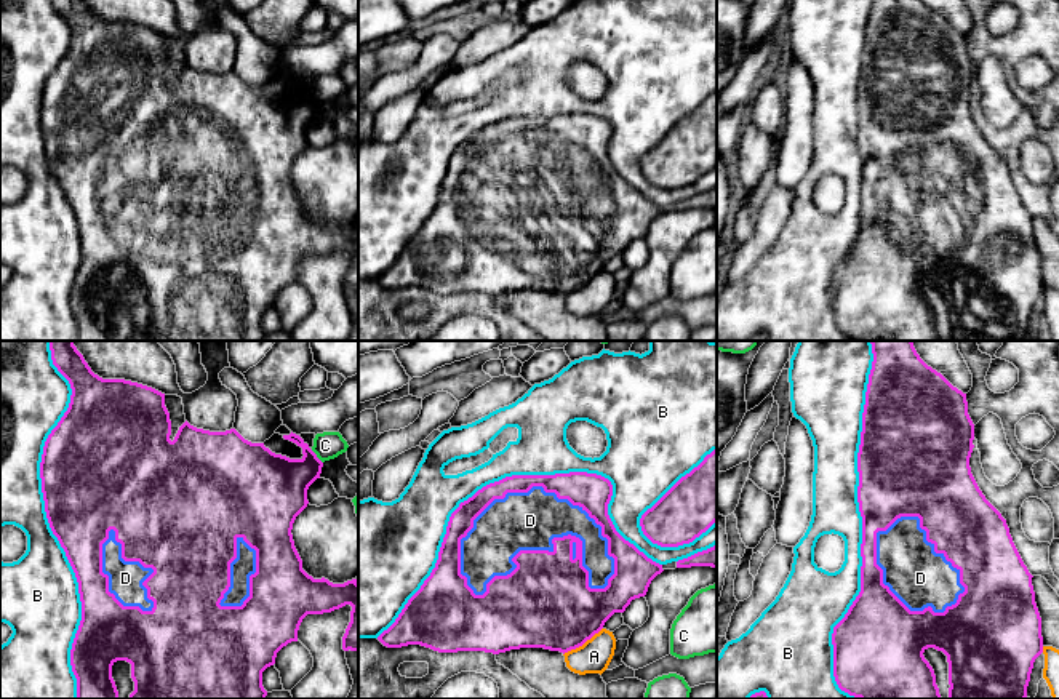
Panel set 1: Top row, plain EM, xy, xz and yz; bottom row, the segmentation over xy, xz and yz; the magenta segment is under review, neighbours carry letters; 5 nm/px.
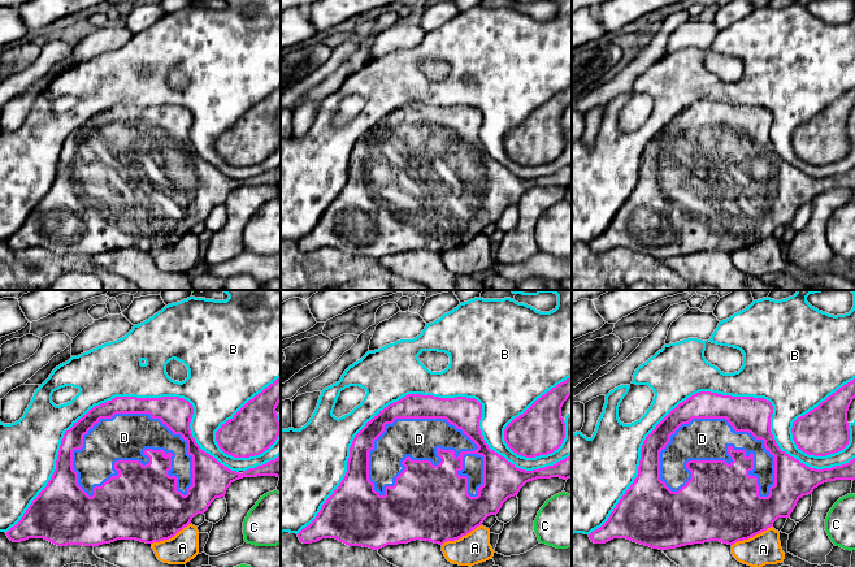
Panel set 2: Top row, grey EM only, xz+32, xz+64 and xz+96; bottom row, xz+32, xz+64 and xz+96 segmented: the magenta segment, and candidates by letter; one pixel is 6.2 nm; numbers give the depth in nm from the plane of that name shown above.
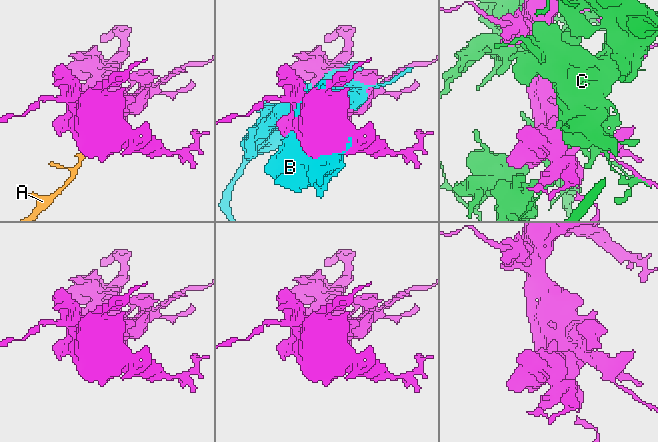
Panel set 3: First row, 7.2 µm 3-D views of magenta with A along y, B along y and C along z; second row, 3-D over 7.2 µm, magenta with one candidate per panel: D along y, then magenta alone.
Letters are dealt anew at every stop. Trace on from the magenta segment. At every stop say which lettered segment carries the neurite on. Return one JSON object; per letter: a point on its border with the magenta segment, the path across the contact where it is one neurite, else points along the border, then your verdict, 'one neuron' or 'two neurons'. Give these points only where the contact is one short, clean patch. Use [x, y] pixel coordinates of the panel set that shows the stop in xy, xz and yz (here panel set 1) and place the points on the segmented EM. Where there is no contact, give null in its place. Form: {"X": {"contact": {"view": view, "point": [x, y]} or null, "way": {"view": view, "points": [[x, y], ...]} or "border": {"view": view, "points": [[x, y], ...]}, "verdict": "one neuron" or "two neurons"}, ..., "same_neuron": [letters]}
{"A": {"contact": {"view": "xz", "point": [583, 643]}, "verdict": "two neurons"}, "B": {"contact": {"view": "xz", "point": [514, 475]}, "verdict": "two neurons"}, "C": {"contact": {"view": "xy", "point": [315, 456]}, "verdict": "two neurons"}, "D": {"contact": {"view": "xz", "point": [527, 491]}, "verdict": "one neuron"}, "same_neuron": ["D"]}

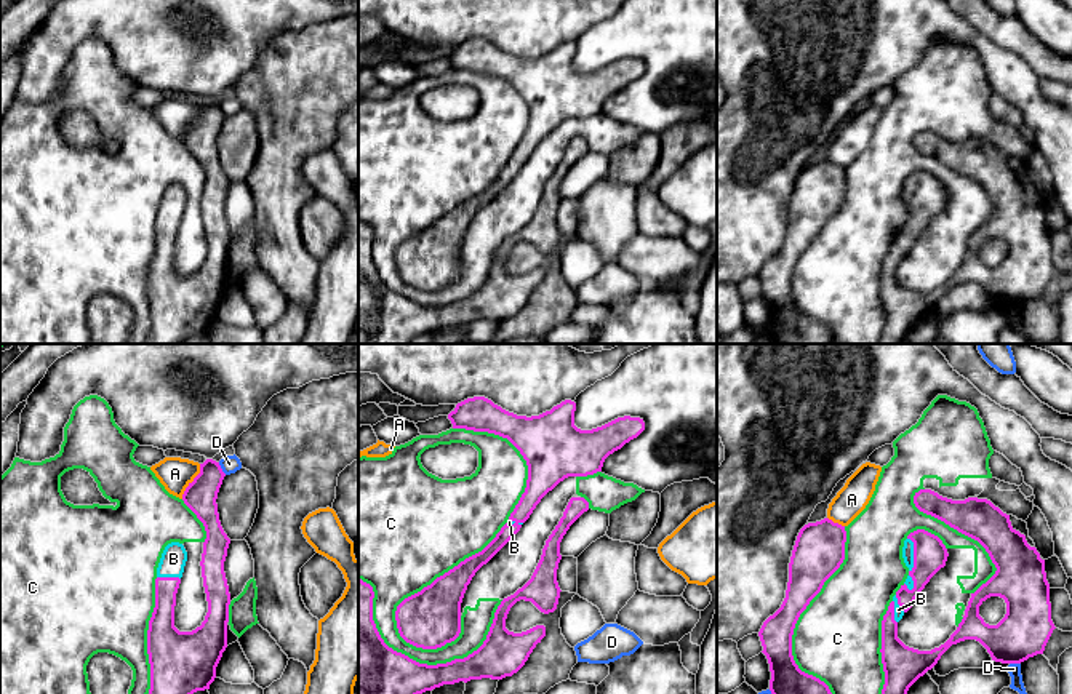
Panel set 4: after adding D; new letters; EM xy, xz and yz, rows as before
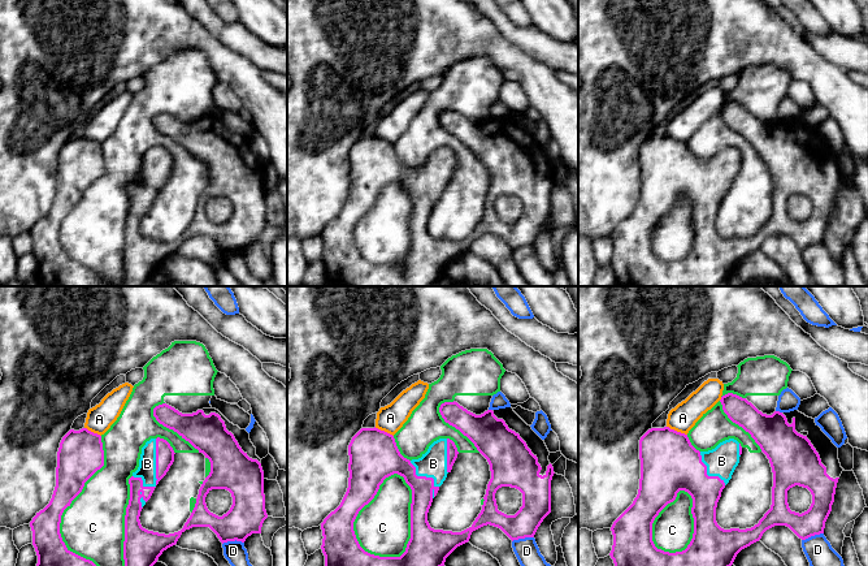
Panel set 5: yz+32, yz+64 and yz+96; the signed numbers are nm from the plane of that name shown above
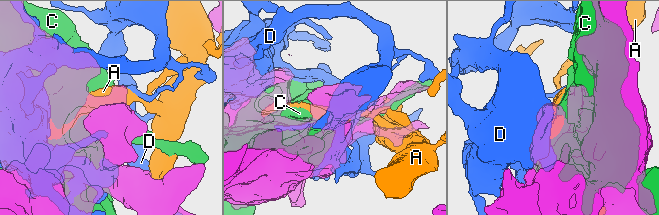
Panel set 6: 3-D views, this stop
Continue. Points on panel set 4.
{"A": {"contact": {"view": "xy", "point": [192, 482]}, "verdict": "two neurons"}, "B": {"contact": {"view": "yz", "point": [893, 610]}, "verdict": "one neuron"}, "C": {"contact": {"view": "xz", "point": [436, 579]}, "verdict": "two neurons"}, "D": {"contact": {"view": "xy", "point": [221, 469]}, "verdict": "two neurons"}, "same_neuron": ["B"]}

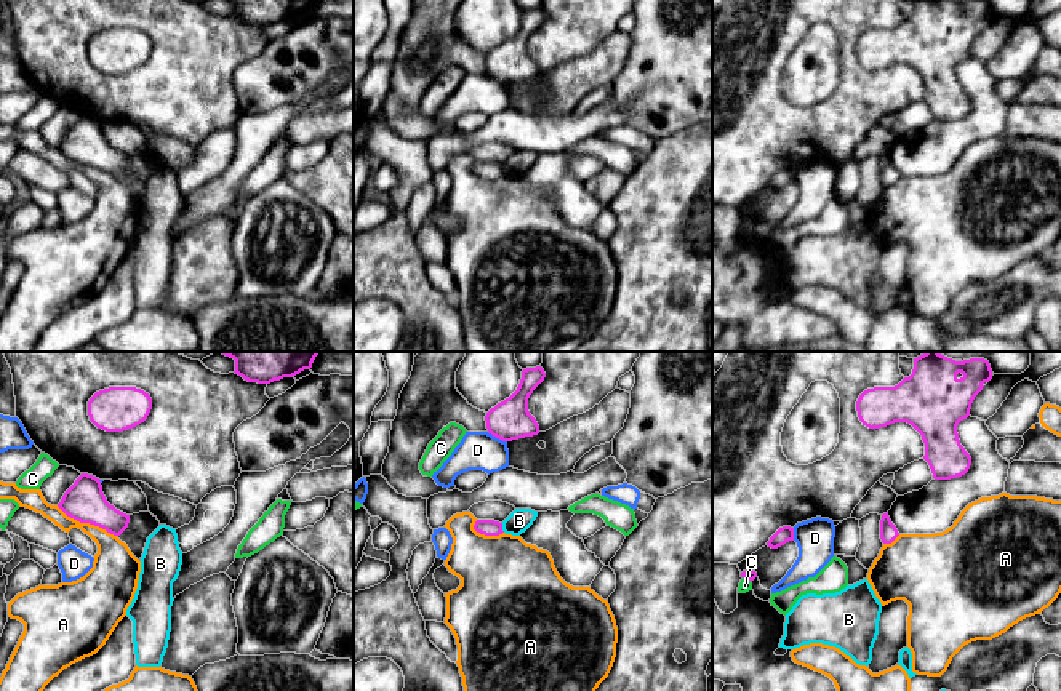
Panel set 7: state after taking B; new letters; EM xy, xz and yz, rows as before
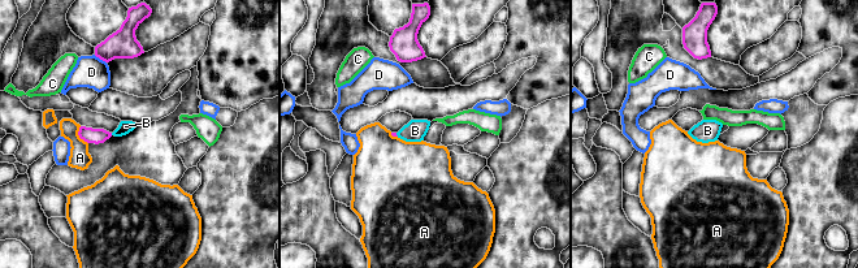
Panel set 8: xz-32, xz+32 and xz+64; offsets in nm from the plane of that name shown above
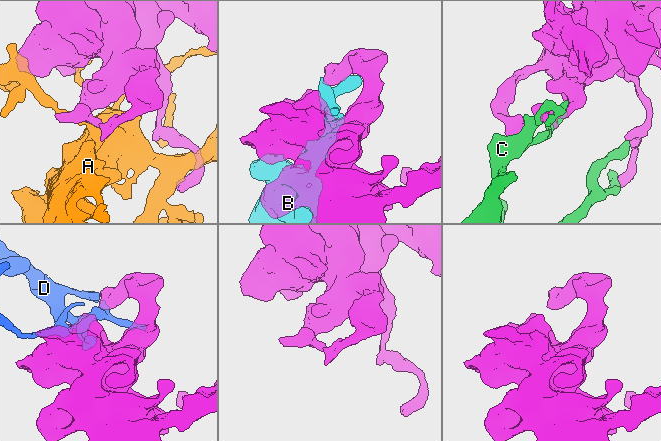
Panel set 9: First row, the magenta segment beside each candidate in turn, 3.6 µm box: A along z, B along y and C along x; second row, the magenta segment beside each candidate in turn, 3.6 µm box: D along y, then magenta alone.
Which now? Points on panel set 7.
{"A": {"contact": {"view": "xy", "point": [87, 522]}, "verdict": "two neurons"}, "B": {"contact": {"view": "xz", "point": [501, 528]}, "border": {"view": "xz", "points": [[501, 523], [504, 531]]}, "verdict": "two neurons"}, "C": {"contact": {"view": "yz", "point": [748, 578]}, "verdict": "two neurons"}, "D": {"contact": {"view": "xz", "point": [496, 437]}, "verdict": "two neurons"}, "same_neuron": []}

